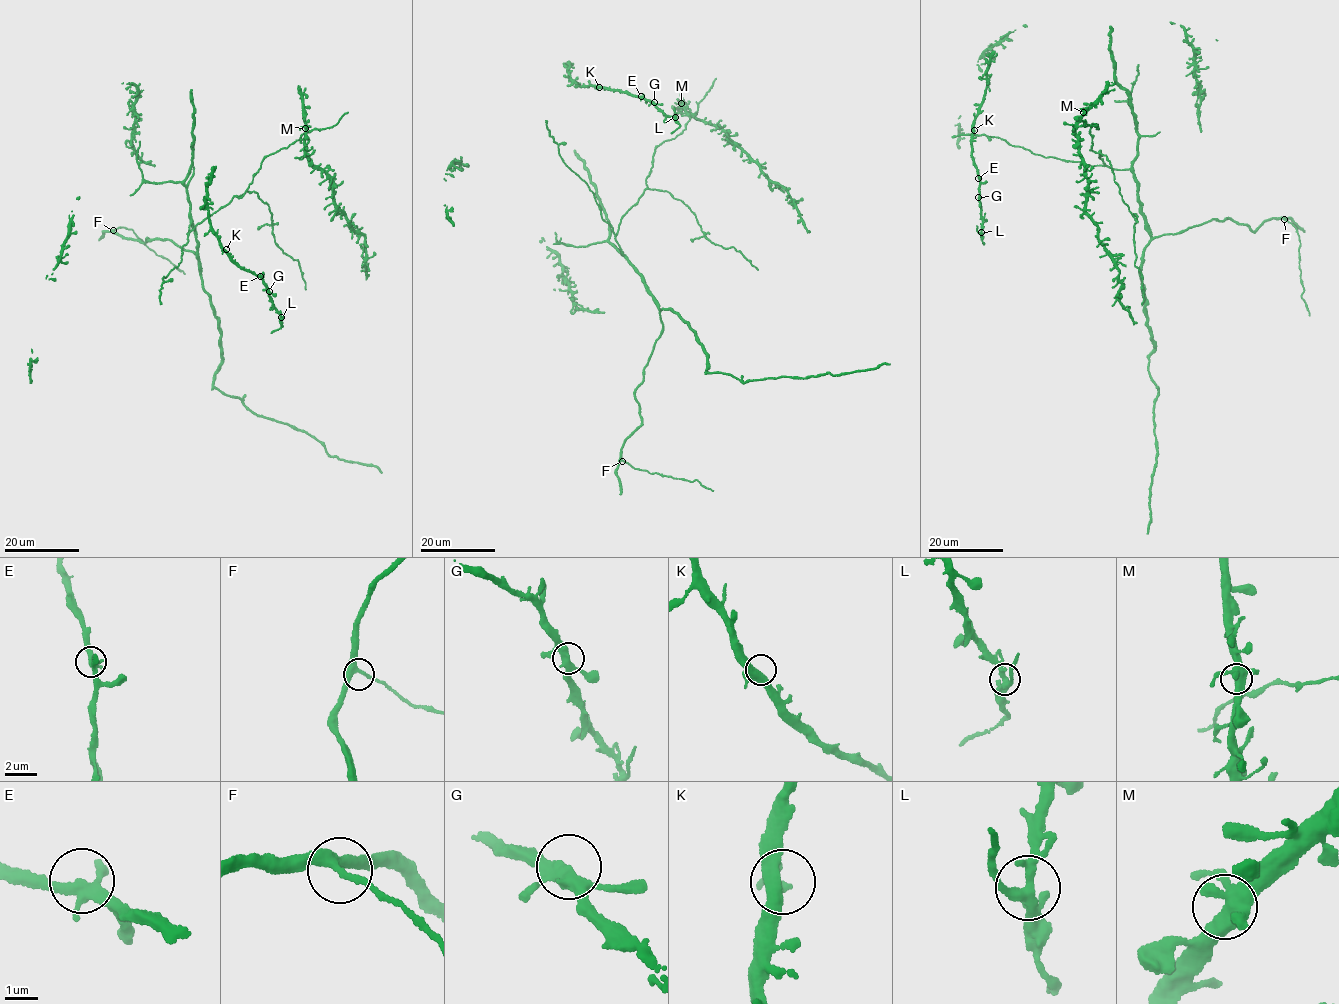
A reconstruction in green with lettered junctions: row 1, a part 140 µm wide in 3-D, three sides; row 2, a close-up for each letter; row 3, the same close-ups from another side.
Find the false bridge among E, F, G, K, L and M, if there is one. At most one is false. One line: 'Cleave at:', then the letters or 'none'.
Cleave at: L

